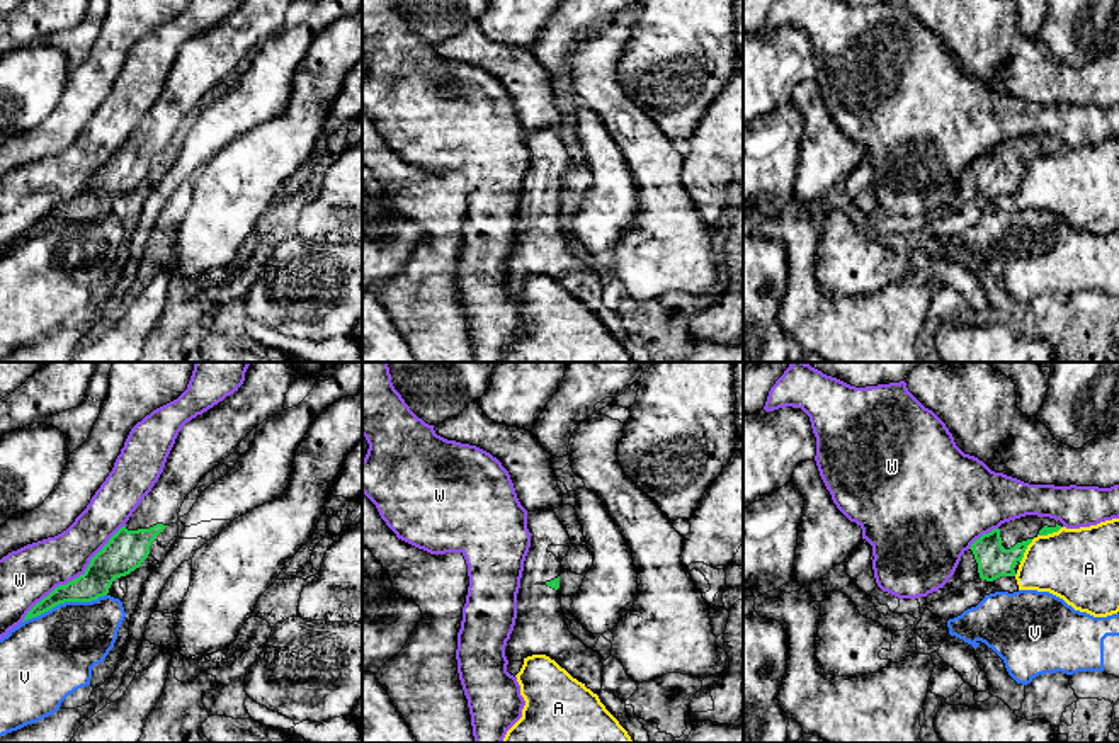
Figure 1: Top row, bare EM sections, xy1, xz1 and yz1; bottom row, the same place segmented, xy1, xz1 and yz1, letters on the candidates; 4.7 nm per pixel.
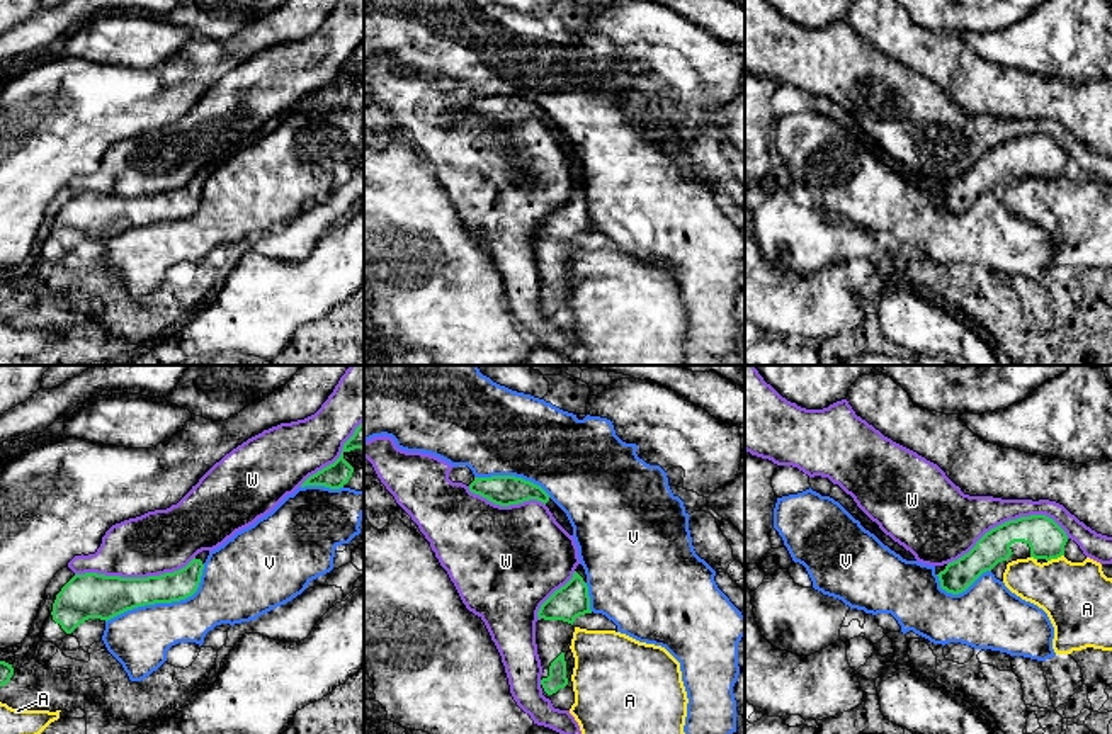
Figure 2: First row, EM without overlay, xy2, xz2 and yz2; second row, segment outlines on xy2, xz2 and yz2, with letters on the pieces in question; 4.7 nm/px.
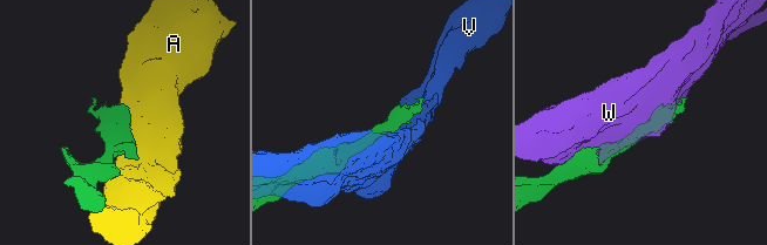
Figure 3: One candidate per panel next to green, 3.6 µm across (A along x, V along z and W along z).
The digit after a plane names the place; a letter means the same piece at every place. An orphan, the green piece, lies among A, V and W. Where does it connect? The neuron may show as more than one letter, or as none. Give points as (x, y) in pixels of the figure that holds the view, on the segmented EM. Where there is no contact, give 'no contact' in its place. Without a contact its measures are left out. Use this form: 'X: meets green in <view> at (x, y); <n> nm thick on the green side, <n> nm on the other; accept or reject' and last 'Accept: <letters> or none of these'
A: meets green in yz1 at (1024, 551); 160 nm thick on the green side, 340 nm on the other; reject
V: meets green in xy2 at (164, 602); 190 nm thick on the green side, 280 nm on the other; reject
W: meets green in yz2 at (1009, 520); 180 nm thick on the green side, 280 nm on the other; reject
Accept: none of these

